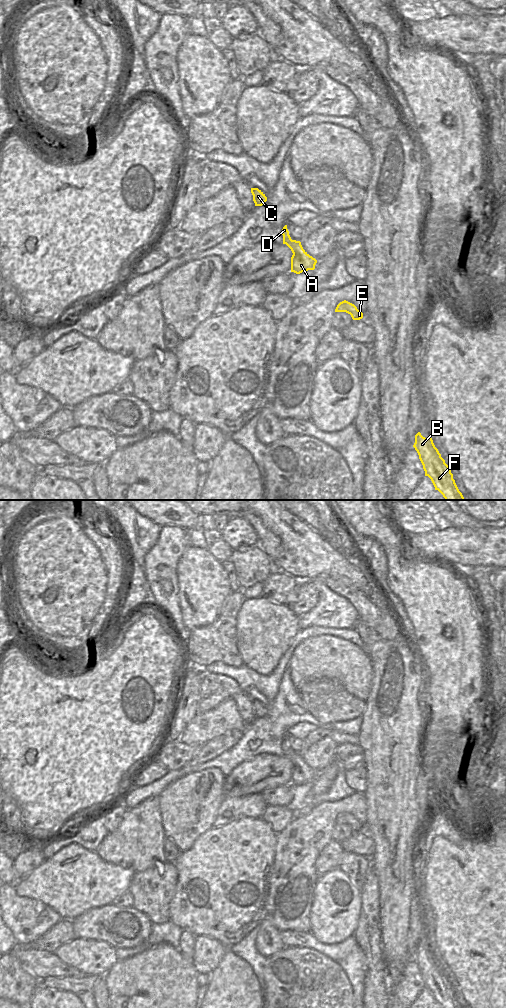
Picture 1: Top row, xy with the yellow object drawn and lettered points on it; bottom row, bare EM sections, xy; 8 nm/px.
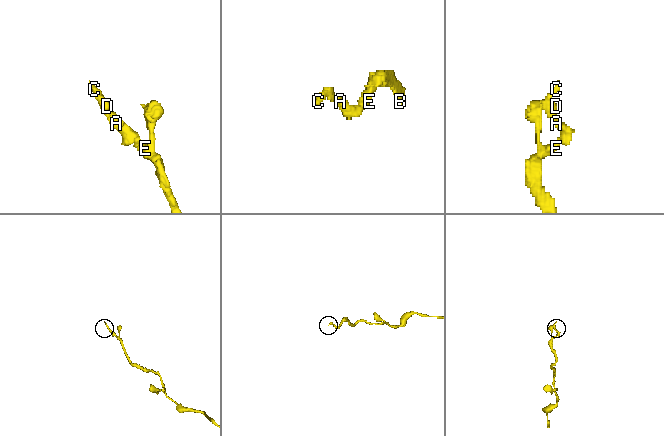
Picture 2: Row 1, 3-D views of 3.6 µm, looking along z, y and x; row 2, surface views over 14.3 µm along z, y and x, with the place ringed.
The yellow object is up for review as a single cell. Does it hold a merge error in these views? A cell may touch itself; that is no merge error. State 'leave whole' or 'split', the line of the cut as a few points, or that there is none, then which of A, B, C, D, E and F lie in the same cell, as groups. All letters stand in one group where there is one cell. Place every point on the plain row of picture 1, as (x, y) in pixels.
leave whole | no cut | A B C D E F

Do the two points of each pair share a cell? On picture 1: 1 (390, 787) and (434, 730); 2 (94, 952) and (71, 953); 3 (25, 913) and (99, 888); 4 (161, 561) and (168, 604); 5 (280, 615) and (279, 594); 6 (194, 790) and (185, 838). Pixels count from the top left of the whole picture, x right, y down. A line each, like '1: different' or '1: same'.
1: different
2: same
3: different
4: same
5: different
6: same

